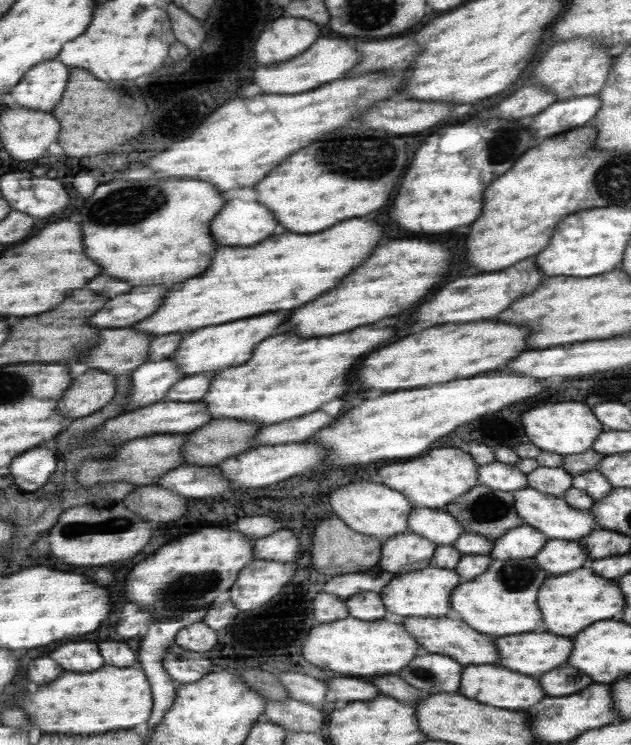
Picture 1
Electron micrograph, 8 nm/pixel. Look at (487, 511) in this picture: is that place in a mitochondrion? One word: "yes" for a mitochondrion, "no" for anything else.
yes

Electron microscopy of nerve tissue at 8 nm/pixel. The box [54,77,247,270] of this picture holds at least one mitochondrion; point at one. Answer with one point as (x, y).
(137, 202)

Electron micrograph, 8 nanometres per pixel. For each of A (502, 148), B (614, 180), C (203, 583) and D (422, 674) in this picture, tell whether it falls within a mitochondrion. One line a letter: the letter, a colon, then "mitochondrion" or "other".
A: mitochondrion
B: mitochondrion
C: mitochondrion
D: mitochondrion

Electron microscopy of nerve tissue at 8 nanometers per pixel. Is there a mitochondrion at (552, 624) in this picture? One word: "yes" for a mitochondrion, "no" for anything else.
no

